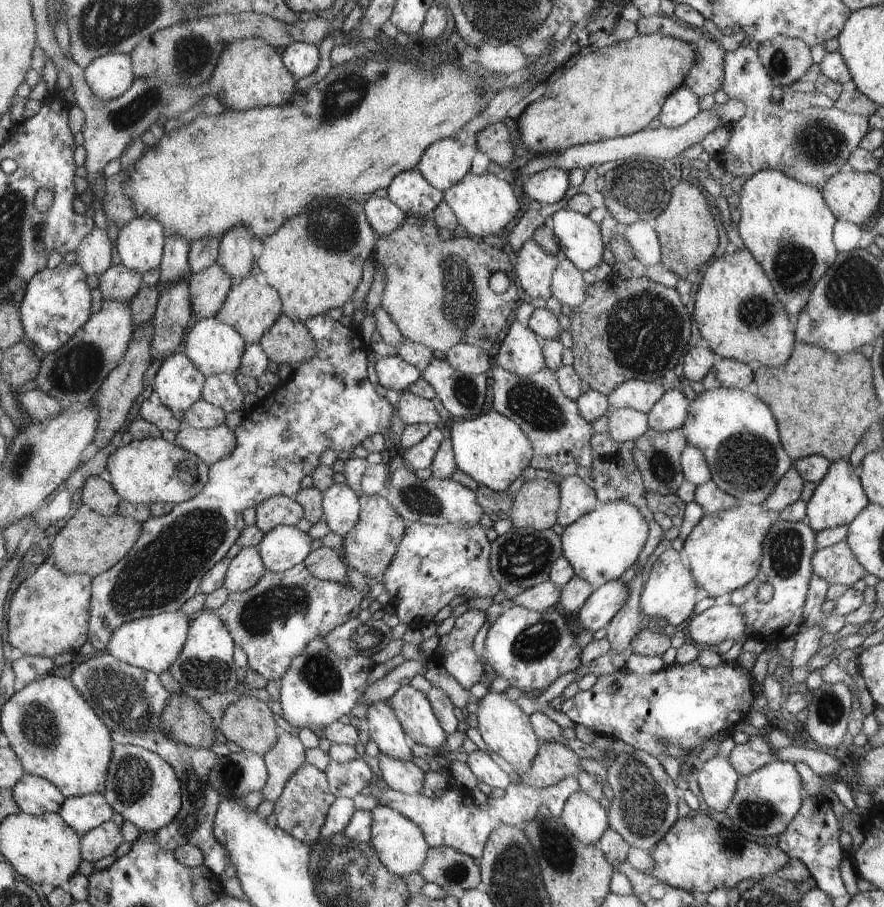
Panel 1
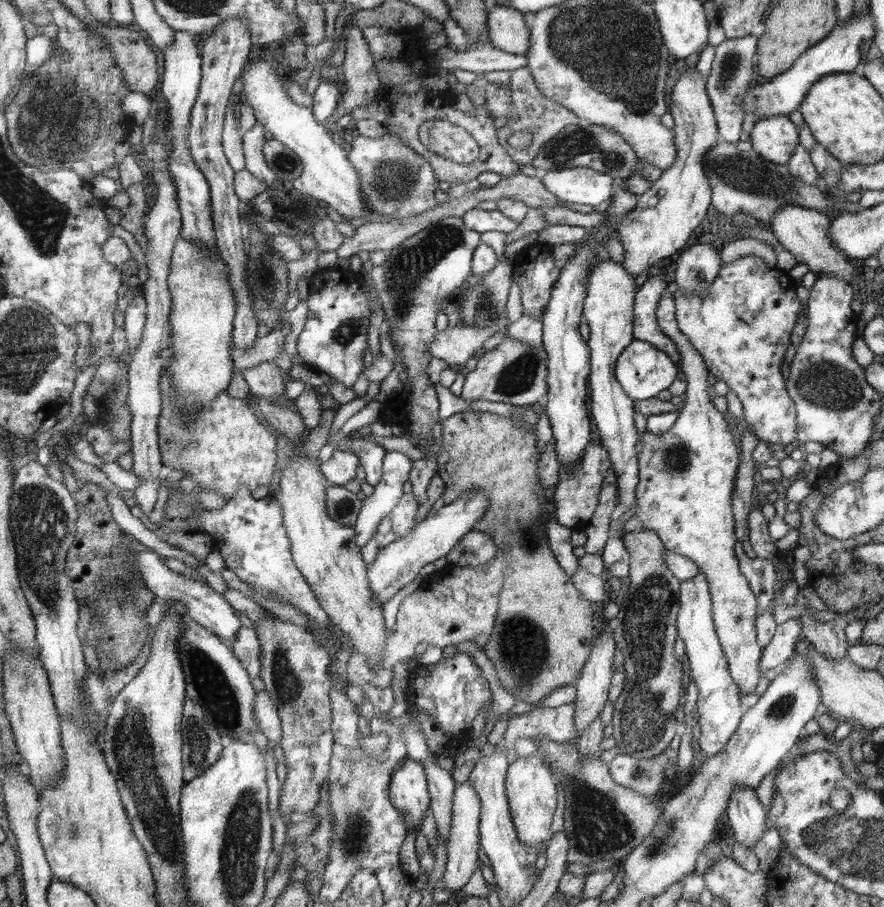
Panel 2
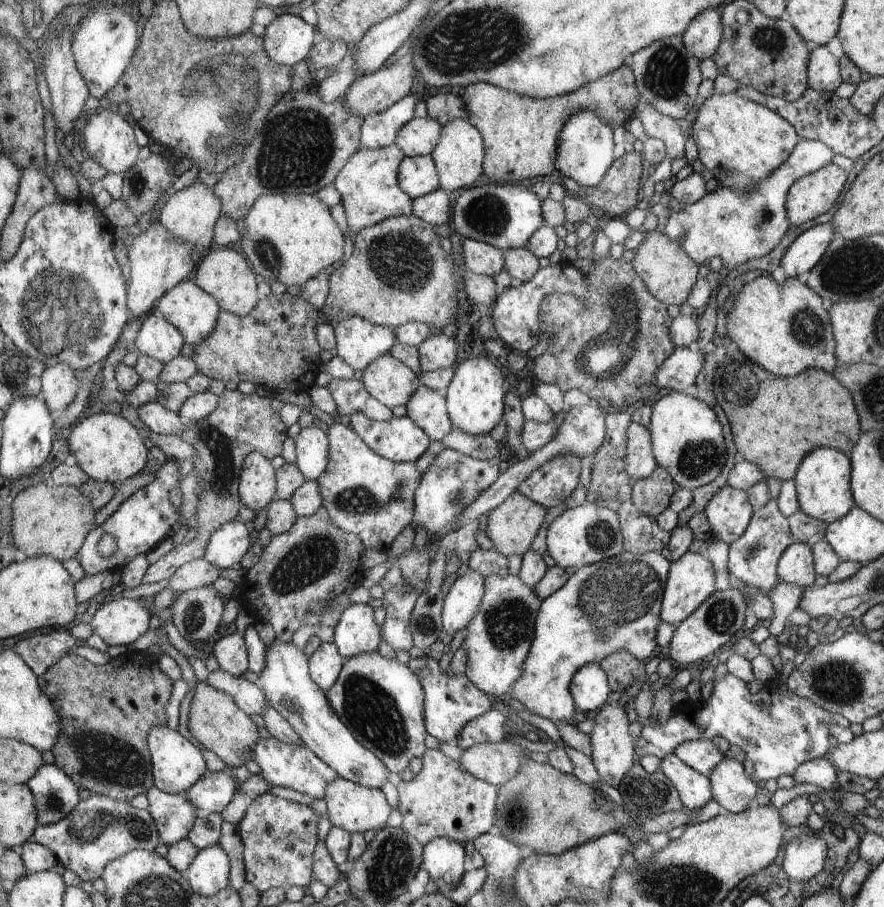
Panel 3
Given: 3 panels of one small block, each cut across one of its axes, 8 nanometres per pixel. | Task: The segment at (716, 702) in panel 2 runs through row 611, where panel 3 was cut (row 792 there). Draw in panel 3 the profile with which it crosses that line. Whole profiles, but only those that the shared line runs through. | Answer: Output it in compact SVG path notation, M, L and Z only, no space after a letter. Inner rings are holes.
M675 754L661 760L659 769L673 781L685 809L698 810L713 799L713 786L709 776L690 768Z

